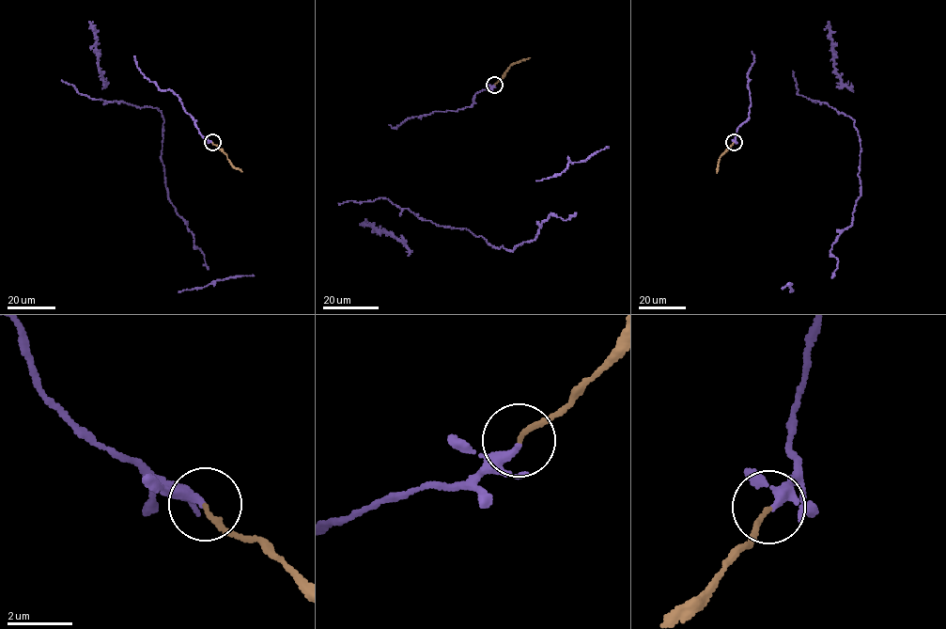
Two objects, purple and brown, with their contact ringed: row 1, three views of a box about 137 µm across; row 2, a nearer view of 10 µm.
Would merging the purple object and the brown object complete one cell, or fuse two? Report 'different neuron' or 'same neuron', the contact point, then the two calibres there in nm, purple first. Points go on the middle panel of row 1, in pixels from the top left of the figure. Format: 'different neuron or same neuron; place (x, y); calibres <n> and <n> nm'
same neuron; place (494, 85); calibres 200 and 150 nm

